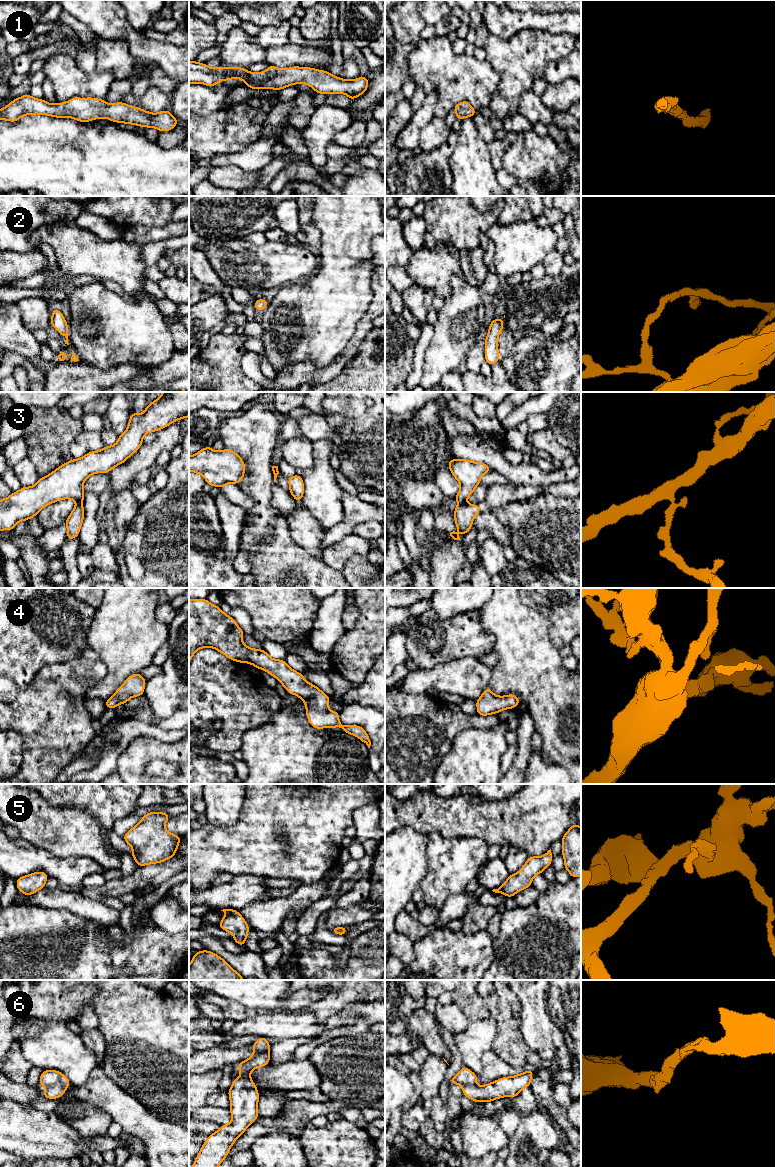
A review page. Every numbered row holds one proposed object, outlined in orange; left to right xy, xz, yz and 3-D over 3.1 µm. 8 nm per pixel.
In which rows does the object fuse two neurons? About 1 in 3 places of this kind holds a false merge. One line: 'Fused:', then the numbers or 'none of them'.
Fused: 3

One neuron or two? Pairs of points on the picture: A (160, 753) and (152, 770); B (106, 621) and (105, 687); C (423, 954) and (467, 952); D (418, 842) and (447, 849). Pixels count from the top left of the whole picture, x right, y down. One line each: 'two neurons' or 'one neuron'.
A: two neurons
B: one neuron
C: one neuron
D: two neurons

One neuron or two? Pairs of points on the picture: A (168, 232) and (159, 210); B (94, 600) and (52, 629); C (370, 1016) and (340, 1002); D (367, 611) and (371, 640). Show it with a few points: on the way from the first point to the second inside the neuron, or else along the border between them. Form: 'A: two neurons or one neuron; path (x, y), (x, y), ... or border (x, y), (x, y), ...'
A: two neurons; border (166, 223), (160, 226), (144, 226), (141, 224)
B: two neurons; border (76, 598), (94, 609)
C: two neurons; border (371, 1000), (351, 1003), (328, 1018)
D: one neuron; path (371, 618), (371, 633)

